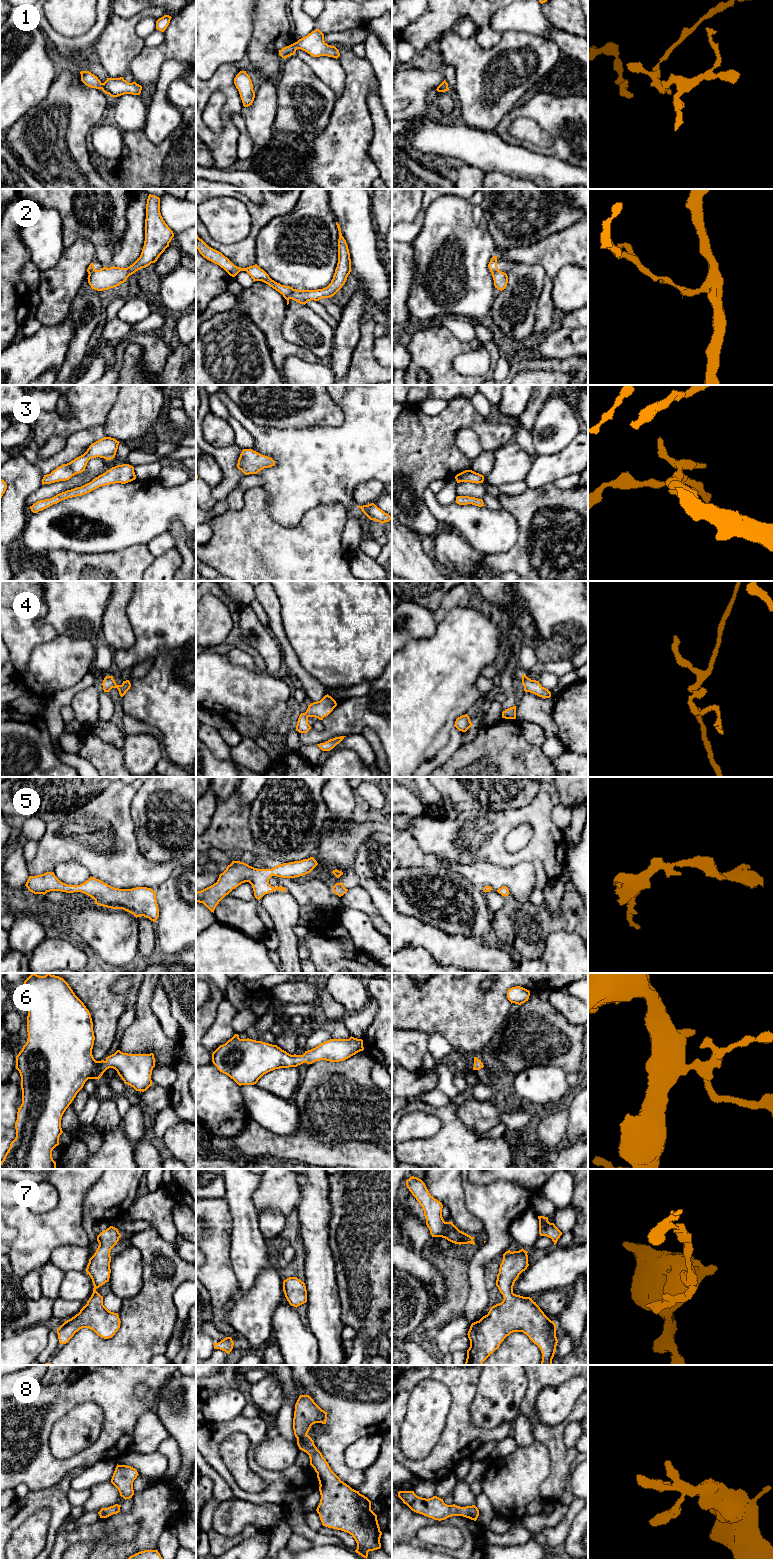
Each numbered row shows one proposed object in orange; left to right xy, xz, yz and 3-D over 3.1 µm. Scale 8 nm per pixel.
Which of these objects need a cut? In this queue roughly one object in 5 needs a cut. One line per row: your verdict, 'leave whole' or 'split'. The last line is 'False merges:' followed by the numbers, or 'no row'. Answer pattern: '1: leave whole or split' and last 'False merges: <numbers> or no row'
1: leave whole
2: split
3: leave whole
4: leave whole
5: leave whole
6: leave whole
7: leave whole
8: leave whole
False merges: 2

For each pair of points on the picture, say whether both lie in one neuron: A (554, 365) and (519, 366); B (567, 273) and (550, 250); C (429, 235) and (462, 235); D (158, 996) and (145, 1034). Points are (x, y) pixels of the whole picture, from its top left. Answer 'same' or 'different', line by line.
A: same
B: different
C: same
D: different

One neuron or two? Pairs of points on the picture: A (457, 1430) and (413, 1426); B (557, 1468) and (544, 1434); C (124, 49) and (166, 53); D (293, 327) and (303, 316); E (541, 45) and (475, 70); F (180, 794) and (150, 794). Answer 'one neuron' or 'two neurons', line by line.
A: two neurons
B: one neuron
C: two neurons
D: one neuron
E: one neuron
F: one neuron

